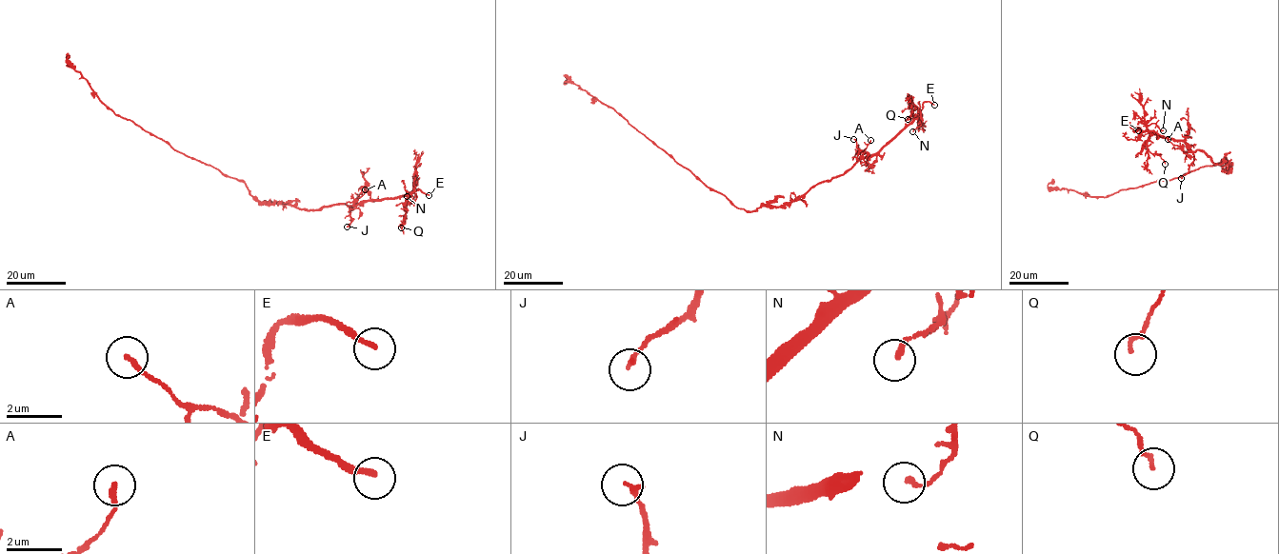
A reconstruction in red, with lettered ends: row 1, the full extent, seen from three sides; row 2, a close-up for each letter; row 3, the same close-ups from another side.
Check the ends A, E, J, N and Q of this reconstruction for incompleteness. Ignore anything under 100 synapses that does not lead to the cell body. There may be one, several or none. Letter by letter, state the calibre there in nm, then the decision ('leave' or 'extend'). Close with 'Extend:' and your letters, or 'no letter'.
A: 170 nm thick; leave
E: 200 nm thick; extend
J: 180 nm thick; leave
N: 180 nm thick; leave
Q: 130 nm thick; leave
Extend: E

